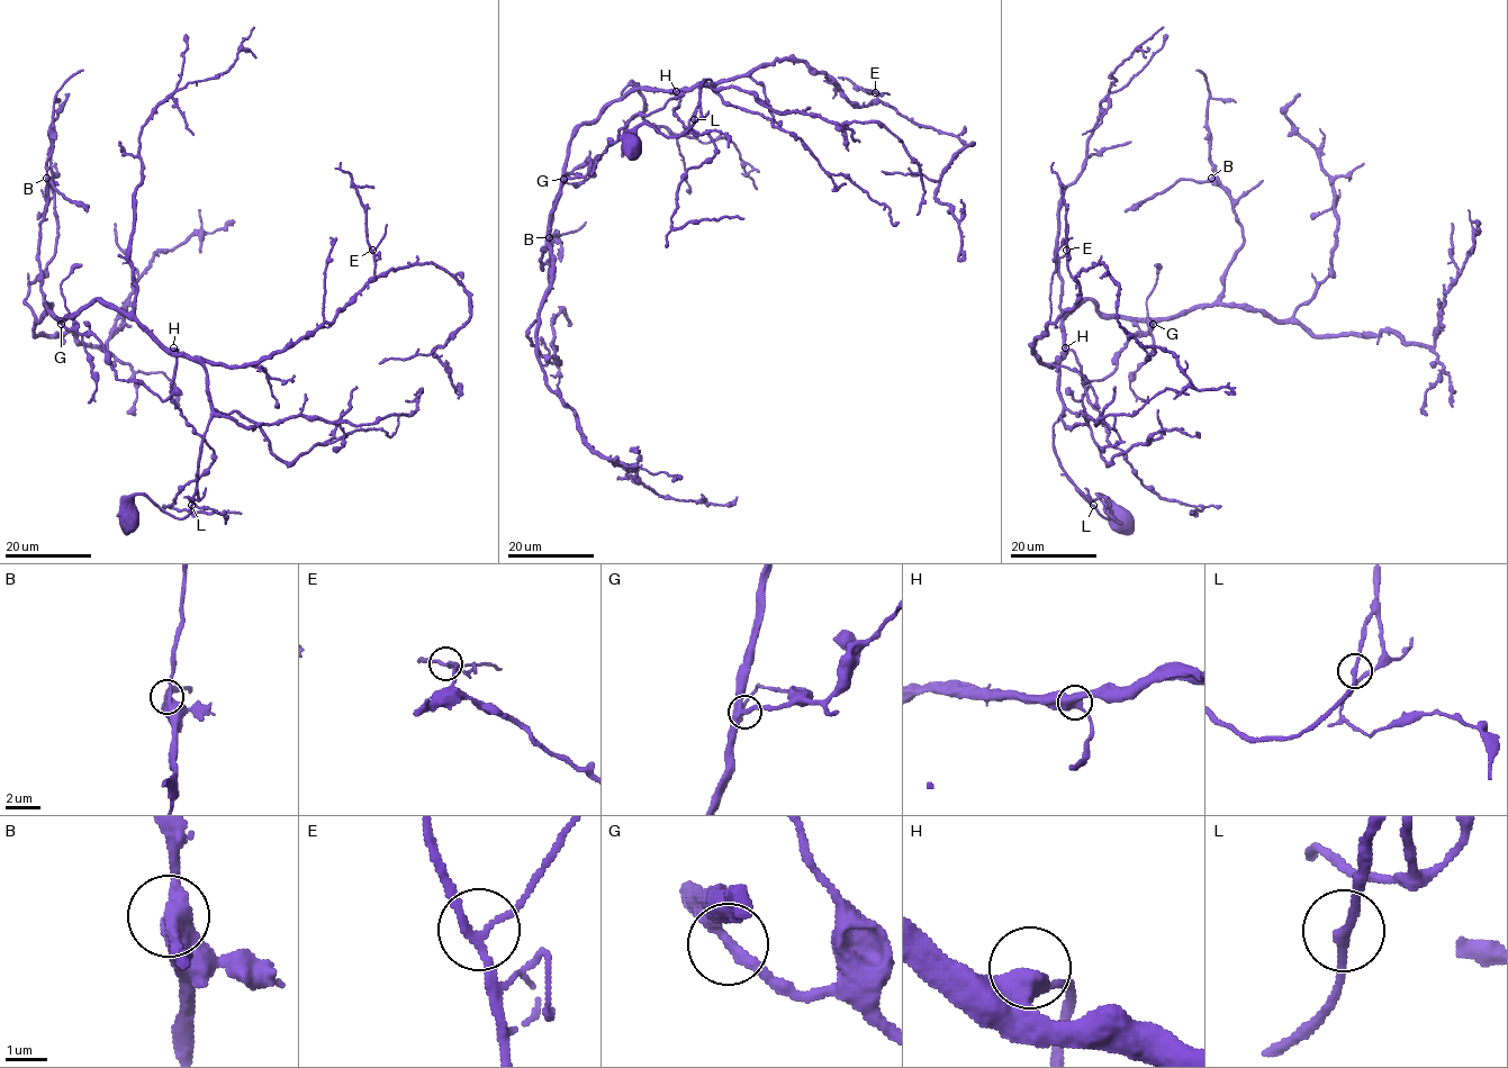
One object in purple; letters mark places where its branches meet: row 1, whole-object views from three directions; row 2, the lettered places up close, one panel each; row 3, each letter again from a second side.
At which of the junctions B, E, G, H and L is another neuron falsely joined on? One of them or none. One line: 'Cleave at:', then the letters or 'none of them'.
Cleave at: none of them

